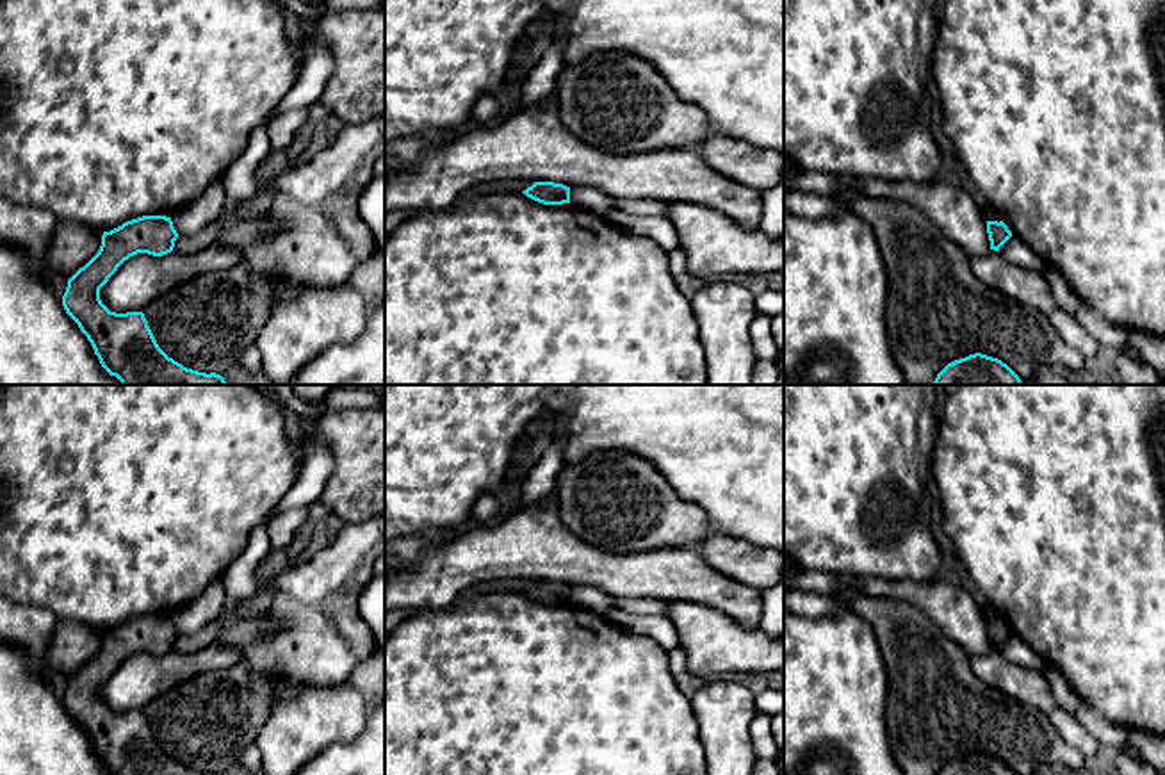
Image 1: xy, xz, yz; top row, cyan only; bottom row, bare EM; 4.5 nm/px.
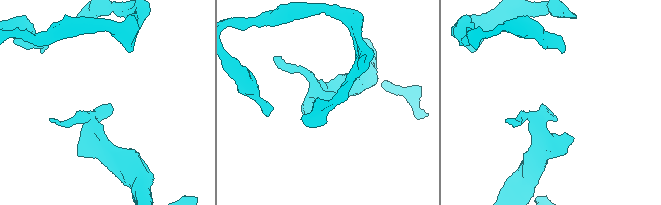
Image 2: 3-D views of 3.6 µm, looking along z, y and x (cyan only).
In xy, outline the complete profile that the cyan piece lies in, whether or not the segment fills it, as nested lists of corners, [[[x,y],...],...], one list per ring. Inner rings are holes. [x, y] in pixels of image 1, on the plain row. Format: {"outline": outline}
{"outline": [[[143,615],[126,620],[103,631],[98,652],[68,679],[62,706],[110,775],[219,775],[187,768],[169,757],[143,711],[116,713],[100,698],[100,688],[125,659],[137,652],[167,654],[176,638],[171,616]]]}

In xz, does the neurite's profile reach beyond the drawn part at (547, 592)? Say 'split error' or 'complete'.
complete

